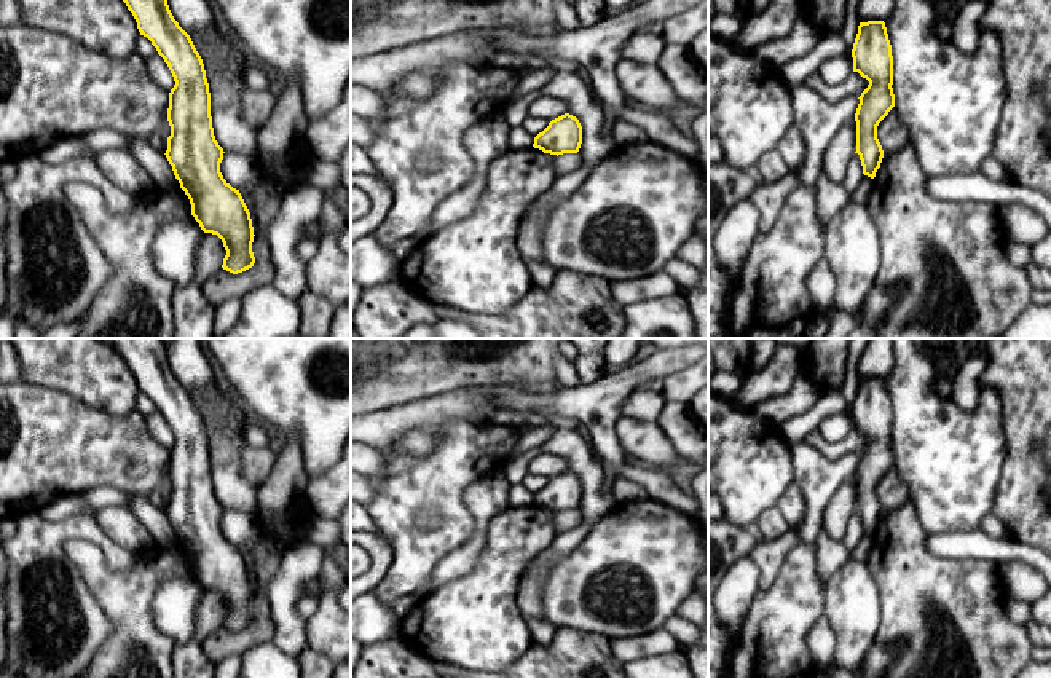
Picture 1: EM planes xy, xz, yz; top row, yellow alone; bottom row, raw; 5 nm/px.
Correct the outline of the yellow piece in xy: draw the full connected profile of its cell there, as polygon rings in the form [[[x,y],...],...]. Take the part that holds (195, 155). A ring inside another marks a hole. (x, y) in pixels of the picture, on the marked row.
[[[123,0],[132,13],[140,35],[147,37],[156,48],[158,54],[167,64],[174,88],[169,93],[167,121],[171,136],[167,137],[166,158],[172,166],[174,175],[180,188],[190,199],[191,215],[204,233],[217,235],[226,255],[222,268],[238,274],[254,266],[252,252],[254,227],[250,212],[239,193],[233,188],[220,172],[223,148],[214,136],[211,116],[211,93],[206,70],[199,53],[196,51],[190,35],[174,19],[167,0]]]

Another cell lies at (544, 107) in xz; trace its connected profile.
[[[539,97],[529,105],[529,116],[545,118],[549,121],[568,113],[568,104],[557,97]]]

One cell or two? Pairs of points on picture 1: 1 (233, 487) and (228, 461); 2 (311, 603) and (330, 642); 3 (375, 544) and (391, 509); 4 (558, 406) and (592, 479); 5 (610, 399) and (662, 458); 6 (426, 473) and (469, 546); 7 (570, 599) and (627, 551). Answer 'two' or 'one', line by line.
1: one
2: two
3: two
4: two
5: two
6: two
7: one

